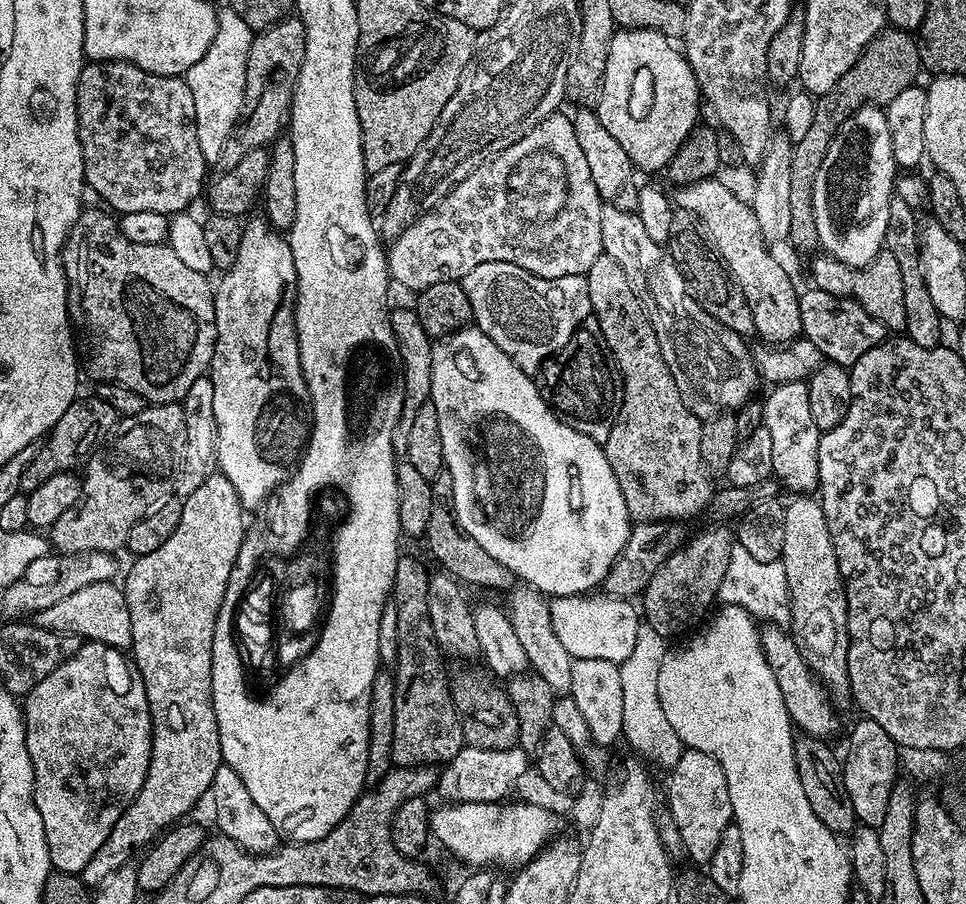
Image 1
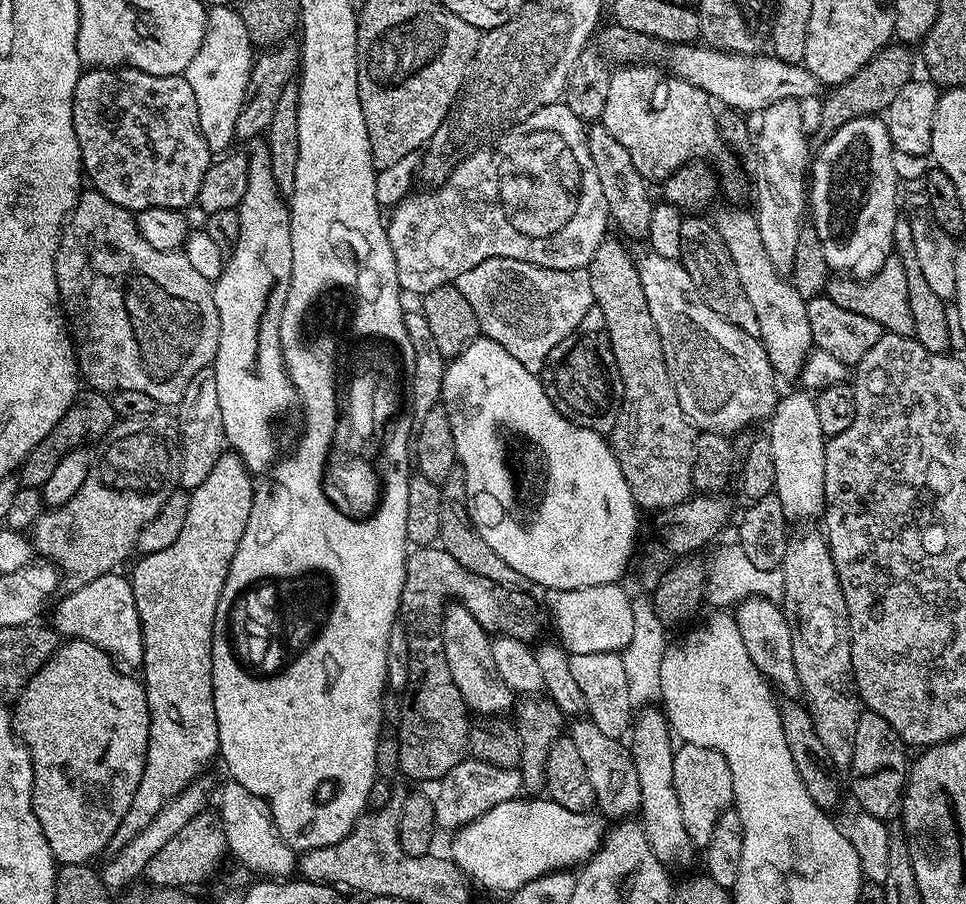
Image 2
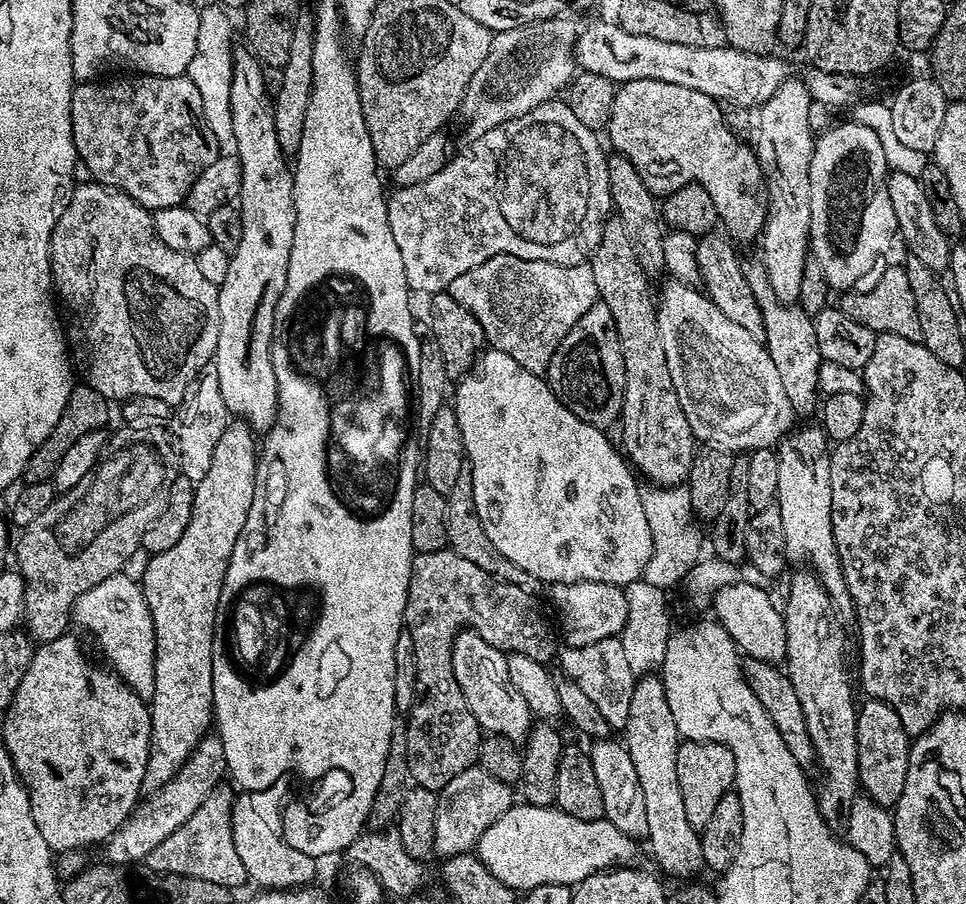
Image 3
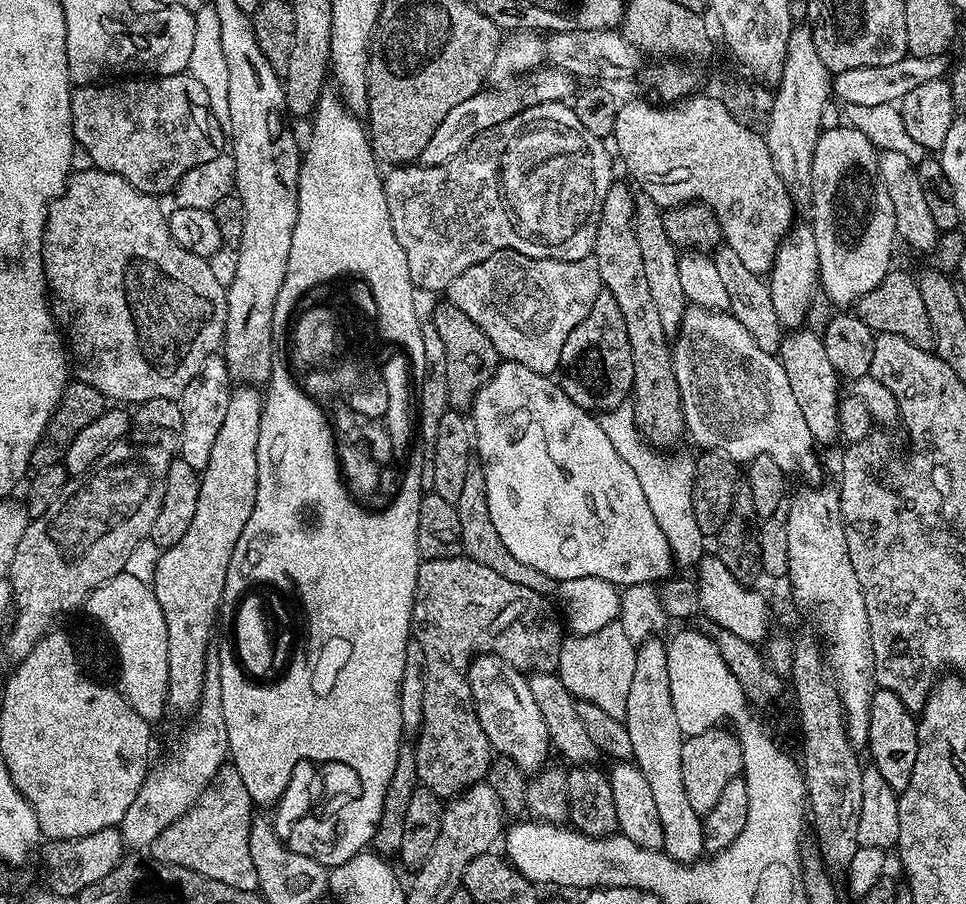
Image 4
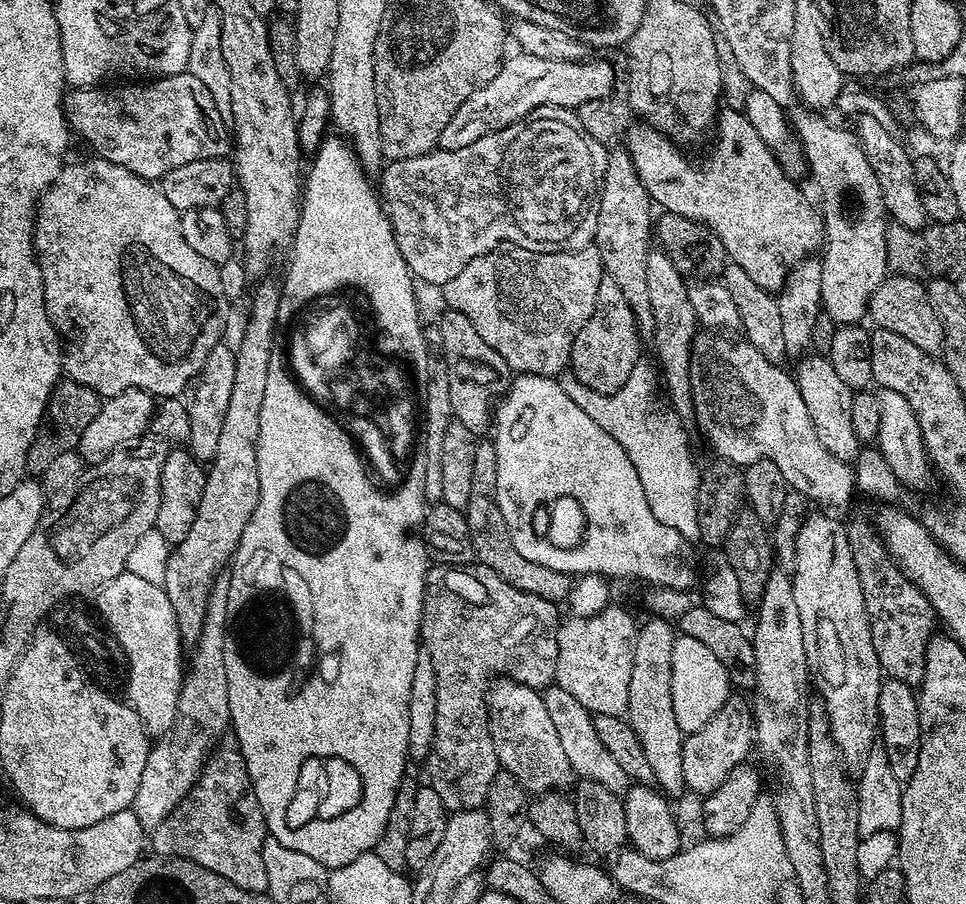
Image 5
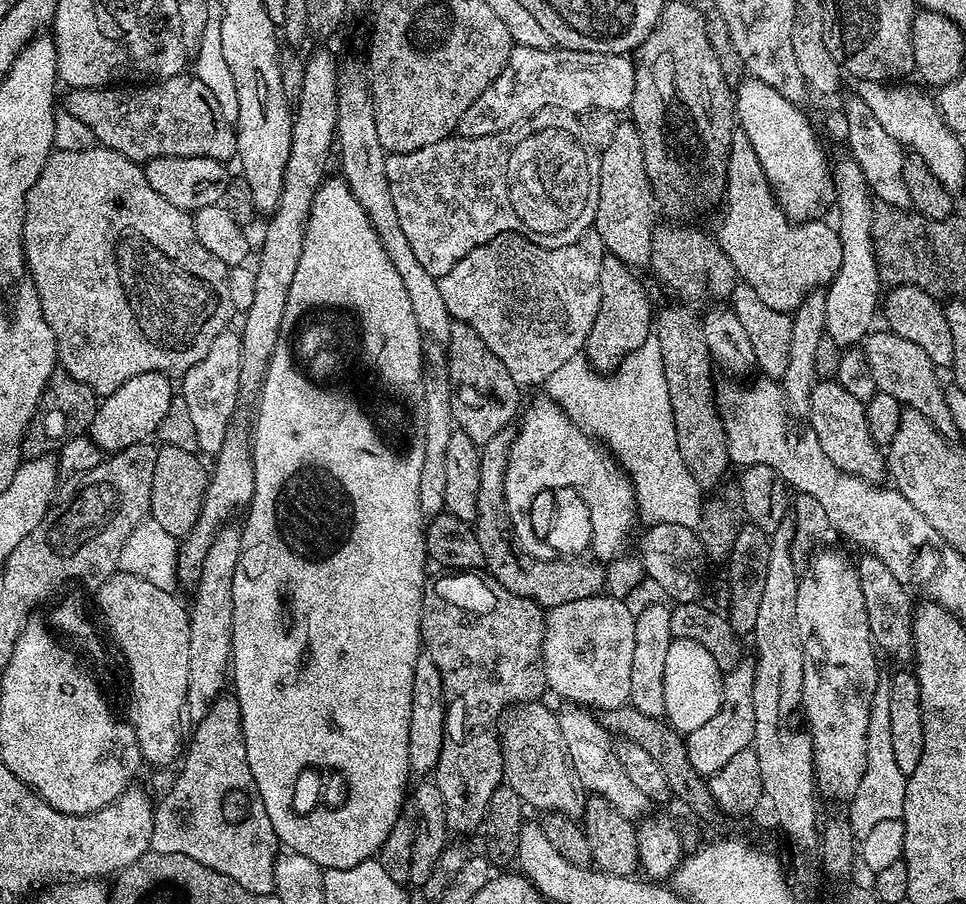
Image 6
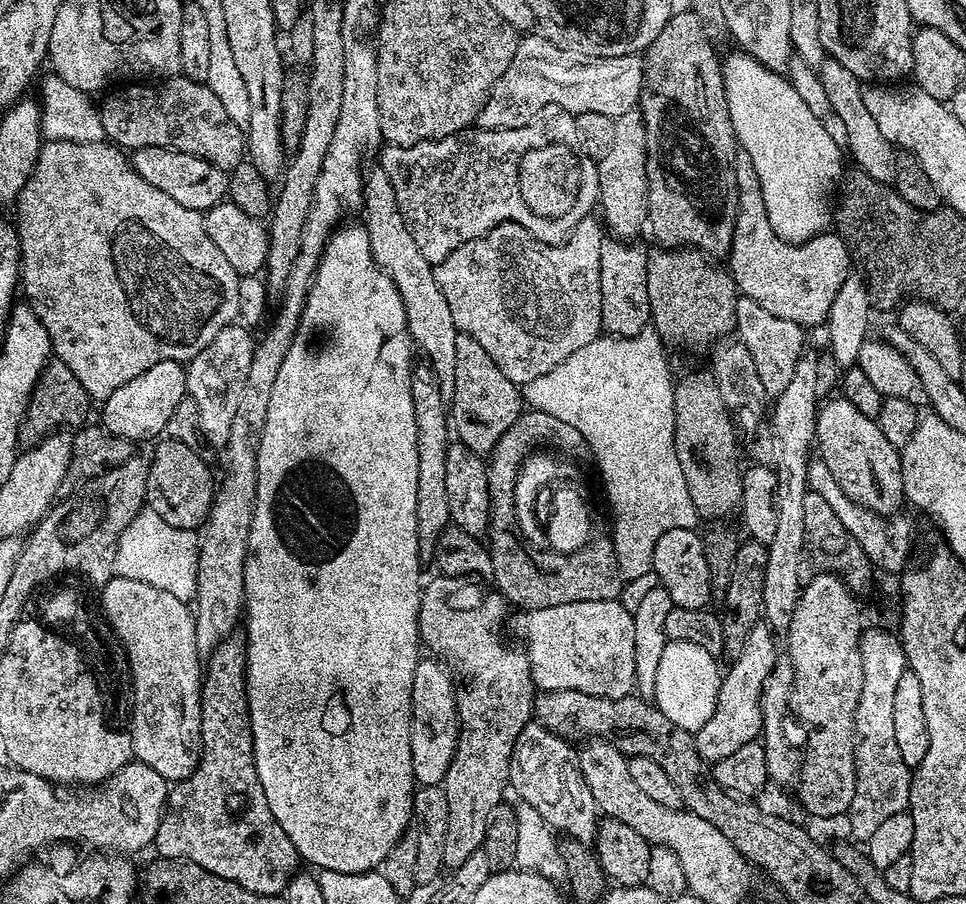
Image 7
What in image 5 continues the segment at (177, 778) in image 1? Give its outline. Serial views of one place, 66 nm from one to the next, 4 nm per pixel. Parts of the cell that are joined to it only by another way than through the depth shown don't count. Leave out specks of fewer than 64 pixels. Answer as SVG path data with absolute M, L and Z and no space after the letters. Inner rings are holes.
M261 279L257 283L261 284L257 286L256 293L255 288L251 293L252 310L244 324L244 337L241 338L240 345L235 345L234 348L236 361L234 386L230 389L230 406L222 421L222 430L218 433L218 450L206 468L206 486L202 490L202 502L198 502L198 514L190 525L186 538L182 538L182 542L175 544L168 553L162 587L166 598L170 598L170 606L174 606L180 637L185 642L194 642L198 634L202 634L202 622L216 577L225 571L232 555L236 553L242 530L246 530L246 522L250 522L250 514L254 514L254 506L258 506L258 418L262 414L262 398L266 394L266 370L270 370L270 354L276 345L276 323L280 305L280 284L268 279Z

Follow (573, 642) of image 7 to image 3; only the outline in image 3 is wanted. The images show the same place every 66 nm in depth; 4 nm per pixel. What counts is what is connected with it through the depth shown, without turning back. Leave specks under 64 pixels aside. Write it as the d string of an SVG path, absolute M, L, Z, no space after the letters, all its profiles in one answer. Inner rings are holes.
M617 637L604 638L593 644L581 648L565 647L559 653L558 665L565 677L576 680L578 686L598 706L602 718L614 730L624 730L629 717L630 698L633 697L635 684L638 677L630 670L626 662L626 650L622 650L622 642Z

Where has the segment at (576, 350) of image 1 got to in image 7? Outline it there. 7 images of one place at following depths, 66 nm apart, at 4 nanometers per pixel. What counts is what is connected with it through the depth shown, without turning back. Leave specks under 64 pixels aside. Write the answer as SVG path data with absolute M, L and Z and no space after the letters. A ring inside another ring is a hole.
M608 242L600 245L603 331L614 336L637 336L652 319L650 293L646 290L649 249L640 242Z

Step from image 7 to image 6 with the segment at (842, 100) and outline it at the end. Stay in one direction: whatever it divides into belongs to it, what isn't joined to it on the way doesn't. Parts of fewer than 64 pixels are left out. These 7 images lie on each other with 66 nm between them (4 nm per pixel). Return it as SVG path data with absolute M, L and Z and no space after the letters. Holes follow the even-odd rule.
M859 98L851 99L842 104L842 111L846 114L848 123L846 126L847 155L854 162L858 162L858 168L866 178L868 189L872 191L873 197L879 203L881 200L881 205L907 209L910 205L910 194L906 190L906 178L902 176L906 155L904 145L890 138L890 134L886 134L886 129L878 123L878 118L874 118L874 113L870 111L870 106L866 106L866 102L862 102Z

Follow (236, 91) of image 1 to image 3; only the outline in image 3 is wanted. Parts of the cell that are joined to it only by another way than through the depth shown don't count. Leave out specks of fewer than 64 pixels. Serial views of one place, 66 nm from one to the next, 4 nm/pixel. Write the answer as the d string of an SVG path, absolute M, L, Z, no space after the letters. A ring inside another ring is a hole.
M216 2L201 7L199 14L198 46L194 46L194 58L190 58L186 75L192 79L194 86L198 86L198 95L202 98L202 114L210 134L214 134L220 149L228 150L236 143L234 122L230 114L230 82L234 78L232 20L228 17L231 15Z

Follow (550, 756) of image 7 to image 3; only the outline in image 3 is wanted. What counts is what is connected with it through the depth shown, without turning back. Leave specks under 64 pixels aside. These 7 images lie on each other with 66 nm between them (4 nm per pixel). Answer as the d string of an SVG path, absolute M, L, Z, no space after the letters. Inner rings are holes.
M461 630L452 643L452 669L454 678L462 690L462 698L466 698L466 706L470 714L480 723L485 733L493 736L504 736L513 742L520 742L532 729L534 717L530 706L526 706L526 698L510 682L508 673L508 656L501 652L495 644L486 642L474 630Z

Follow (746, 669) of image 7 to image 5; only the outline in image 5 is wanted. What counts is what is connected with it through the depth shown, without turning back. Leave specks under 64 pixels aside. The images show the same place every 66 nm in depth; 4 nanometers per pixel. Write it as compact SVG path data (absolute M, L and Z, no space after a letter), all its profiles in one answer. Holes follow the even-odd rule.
M740 694L729 695L728 701L720 707L697 732L689 732L683 737L681 746L682 774L684 786L689 793L697 792L700 798L709 796L722 782L734 766L745 763L754 752L754 721L749 701Z

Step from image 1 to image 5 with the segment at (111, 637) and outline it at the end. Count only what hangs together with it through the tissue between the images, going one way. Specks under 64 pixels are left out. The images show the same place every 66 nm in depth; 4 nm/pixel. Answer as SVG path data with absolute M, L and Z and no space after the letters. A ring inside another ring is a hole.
M127 571L106 582L105 586L96 593L95 600L97 613L108 626L111 635L122 646L128 659L127 703L131 704L138 714L149 737L159 738L174 726L180 687L184 685L186 675L186 642L180 637L174 606L170 606L170 598L166 598L163 587L146 582L145 579L138 578L137 575Z

